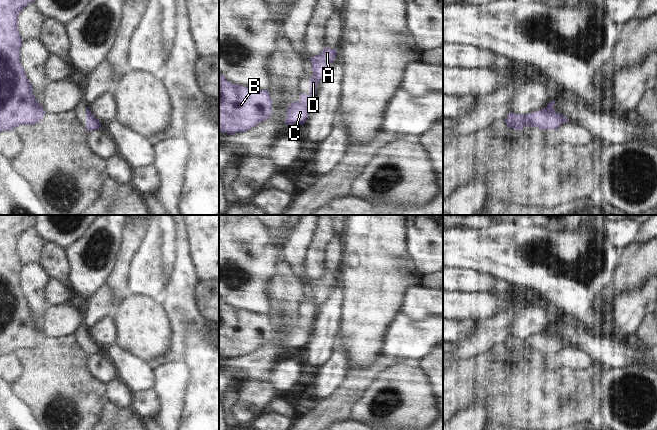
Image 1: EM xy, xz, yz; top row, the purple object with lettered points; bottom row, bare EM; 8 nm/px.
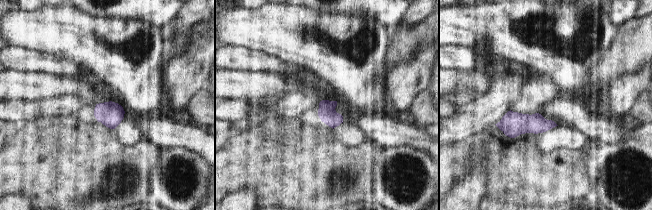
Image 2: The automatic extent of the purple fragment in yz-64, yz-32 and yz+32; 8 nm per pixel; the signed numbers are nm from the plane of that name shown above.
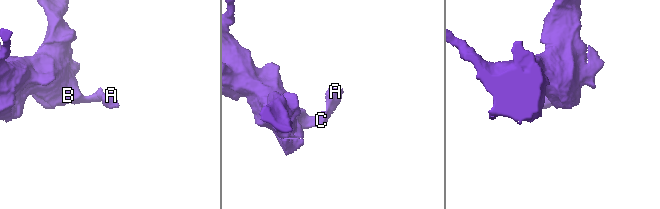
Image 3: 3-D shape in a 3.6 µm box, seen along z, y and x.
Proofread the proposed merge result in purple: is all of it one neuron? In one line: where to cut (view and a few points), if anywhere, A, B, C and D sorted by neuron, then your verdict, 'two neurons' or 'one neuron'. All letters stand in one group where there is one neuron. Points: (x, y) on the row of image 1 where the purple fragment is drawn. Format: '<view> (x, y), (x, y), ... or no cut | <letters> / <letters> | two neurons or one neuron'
no cut | A B C D | one neuron

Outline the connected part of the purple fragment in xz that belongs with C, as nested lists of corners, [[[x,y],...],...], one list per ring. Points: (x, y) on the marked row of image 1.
[[[324,48],[320,54],[310,57],[313,71],[310,78],[310,93],[300,94],[300,100],[287,108],[285,119],[287,125],[303,125],[305,123],[312,107],[314,95],[317,92],[317,84],[327,76],[330,64],[335,60],[336,55],[336,49]]]

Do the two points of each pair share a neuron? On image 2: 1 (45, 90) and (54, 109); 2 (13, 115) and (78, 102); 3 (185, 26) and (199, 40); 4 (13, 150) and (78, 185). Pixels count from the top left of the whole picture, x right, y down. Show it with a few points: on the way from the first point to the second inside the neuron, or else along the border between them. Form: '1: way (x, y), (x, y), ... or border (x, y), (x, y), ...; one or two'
1: border (72, 94), (63, 94), (46, 100), (26, 101); two
2: way (29, 111), (62, 106); one
3: border (199, 22), (192, 29); two
4: way (29, 162), (56, 163), (62, 169); one

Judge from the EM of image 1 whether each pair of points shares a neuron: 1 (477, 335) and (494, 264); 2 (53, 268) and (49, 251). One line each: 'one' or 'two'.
1: two
2: one

